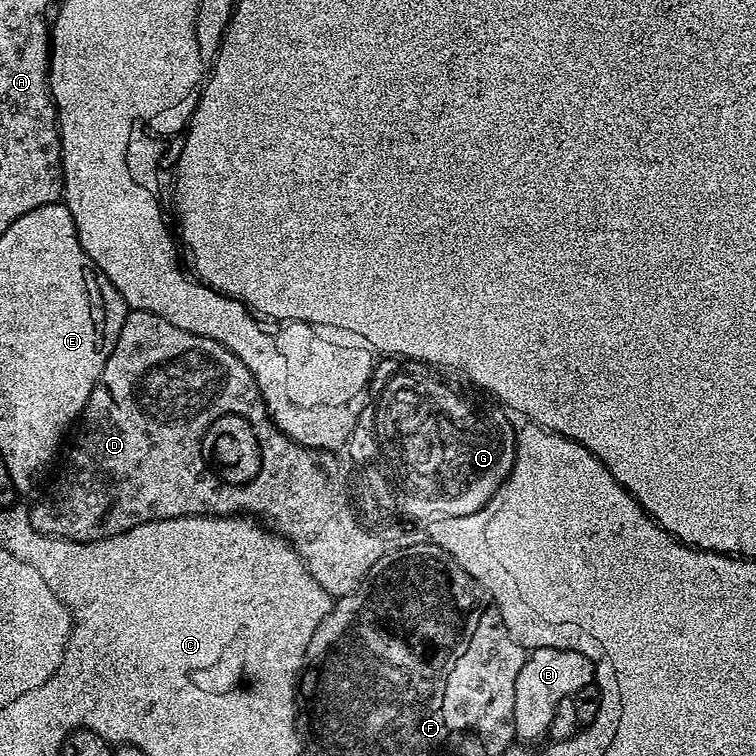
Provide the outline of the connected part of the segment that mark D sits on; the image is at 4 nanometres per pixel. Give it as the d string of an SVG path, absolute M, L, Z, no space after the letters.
M129 311L122 322L122 330L118 334L118 342L114 342L114 350L110 350L110 358L102 370L100 380L94 386L90 398L80 414L78 427L75 429L70 443L62 456L62 463L58 471L51 477L47 485L48 493L40 501L32 504L34 510L34 529L47 536L57 536L63 540L104 540L112 532L124 532L139 524L151 520L169 520L172 516L235 516L247 514L252 518L259 518L271 531L281 535L291 542L293 550L302 558L306 570L333 598L350 594L368 576L368 571L374 566L373 561L382 554L384 547L380 540L365 535L355 526L352 513L348 510L344 495L324 496L324 488L320 488L320 456L324 452L324 464L328 464L331 454L322 448L307 448L295 444L291 438L281 432L272 422L268 414L268 407L260 396L260 387L256 384L254 374L238 357L217 340L202 338L198 334L190 334L186 330L178 330L178 326L170 326L166 318L158 318L158 314L149 312Z

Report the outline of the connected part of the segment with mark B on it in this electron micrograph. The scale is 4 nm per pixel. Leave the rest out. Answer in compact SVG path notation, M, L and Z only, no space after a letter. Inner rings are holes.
M534 648L525 655L524 665L518 674L518 682L514 682L514 730L516 740L520 742L540 742L549 735L554 712L567 696L574 697L583 687L591 685L596 675L596 667L586 654L574 653L569 648Z

